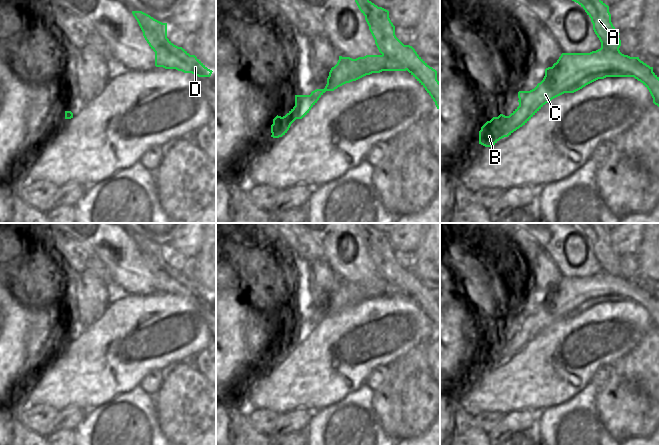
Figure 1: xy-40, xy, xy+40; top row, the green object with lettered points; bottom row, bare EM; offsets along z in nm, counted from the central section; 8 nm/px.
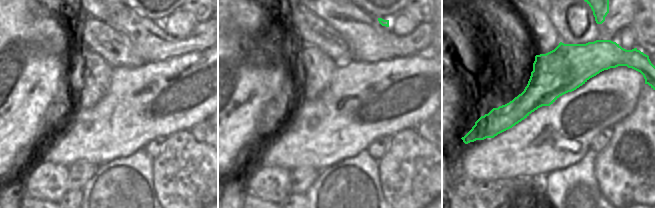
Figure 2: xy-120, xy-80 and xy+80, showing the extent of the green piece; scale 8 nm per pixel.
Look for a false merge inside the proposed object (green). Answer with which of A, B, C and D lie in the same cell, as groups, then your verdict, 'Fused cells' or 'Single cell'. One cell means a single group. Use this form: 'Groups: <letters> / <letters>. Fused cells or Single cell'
Groups: A D / B C. Fused cells.

